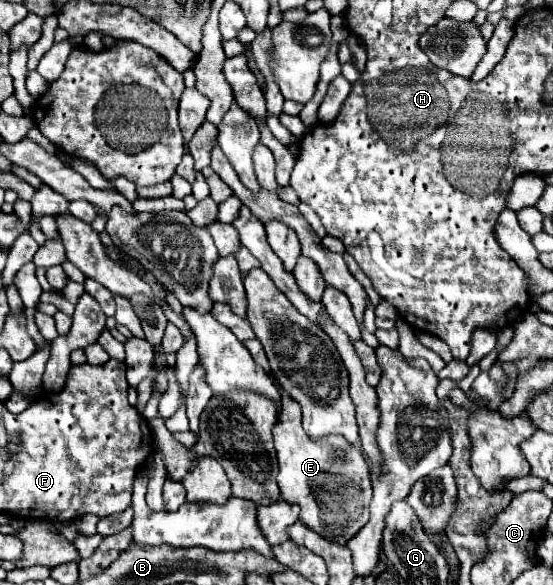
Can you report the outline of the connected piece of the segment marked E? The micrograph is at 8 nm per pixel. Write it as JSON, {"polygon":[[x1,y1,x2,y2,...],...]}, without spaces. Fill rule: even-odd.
{"polygon":[[281,389,281,409,277,413,277,425,273,427,273,441,279,459,281,497,287,503,301,507,301,521,329,541,347,543,369,519,371,481,369,465,361,451,349,445,341,435,331,435,329,443,313,441,301,427,301,407,295,399]]}

